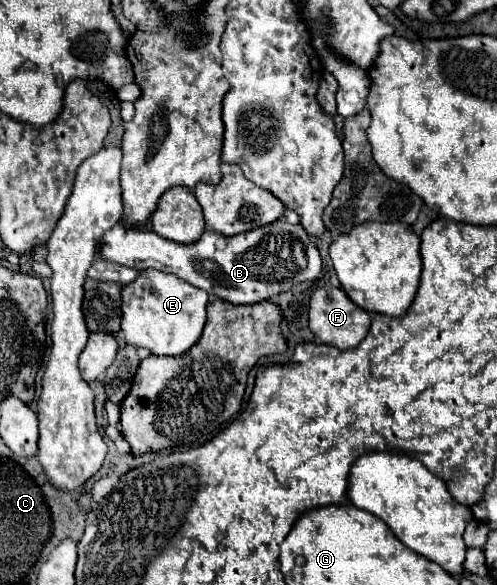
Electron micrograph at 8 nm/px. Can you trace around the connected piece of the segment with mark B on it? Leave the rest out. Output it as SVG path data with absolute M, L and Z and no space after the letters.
M285 219L273 221L259 229L239 233L233 237L205 231L195 245L181 245L159 237L147 229L125 231L121 223L109 229L101 239L101 257L135 269L159 269L173 273L187 283L205 289L213 299L235 305L253 305L269 301L275 295L289 291L297 283L315 281L321 275L321 255L315 241L301 225L287 223Z

